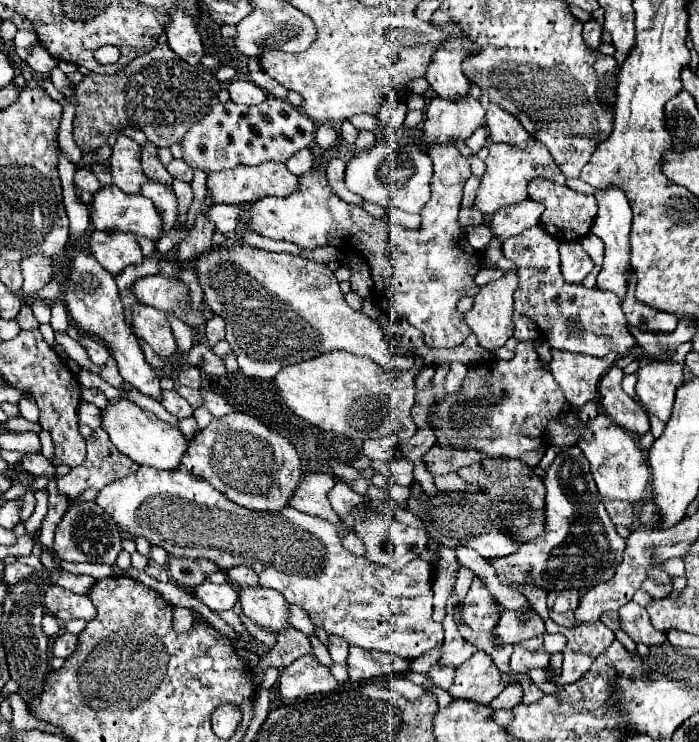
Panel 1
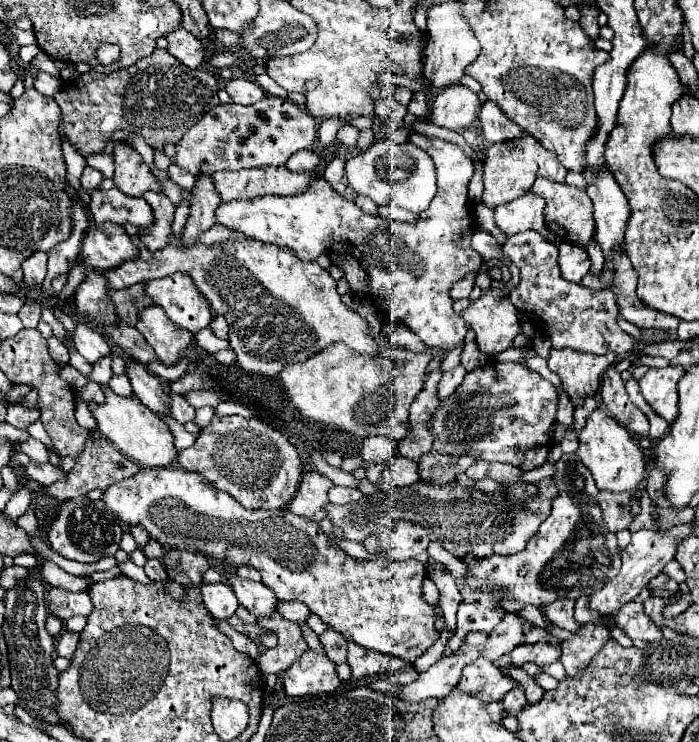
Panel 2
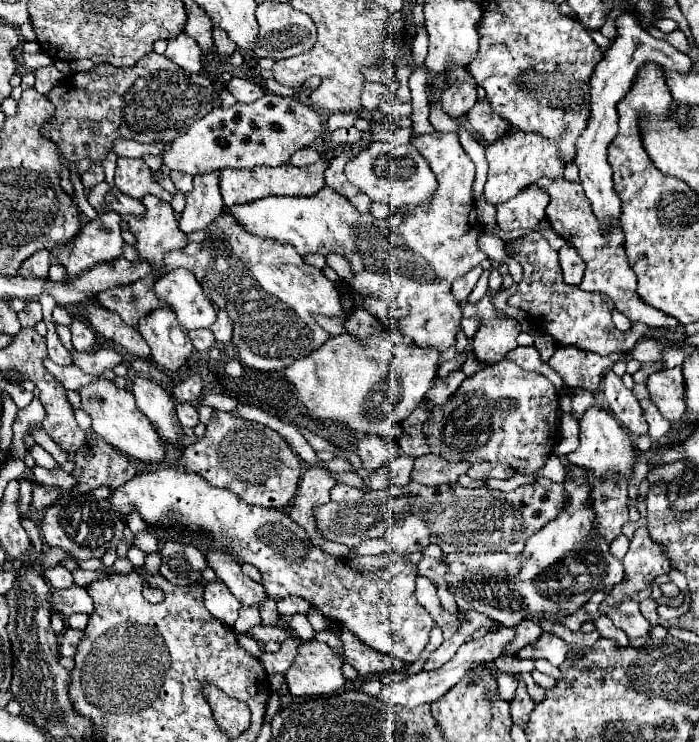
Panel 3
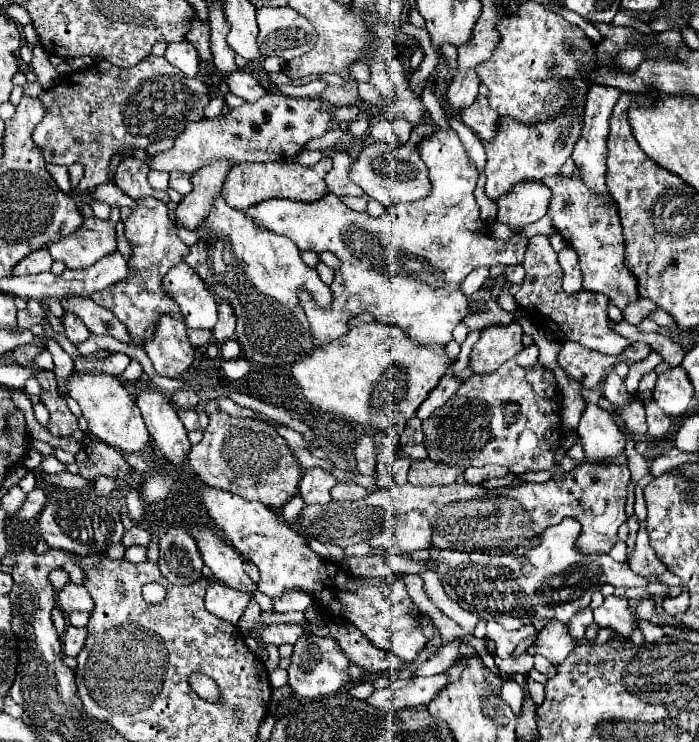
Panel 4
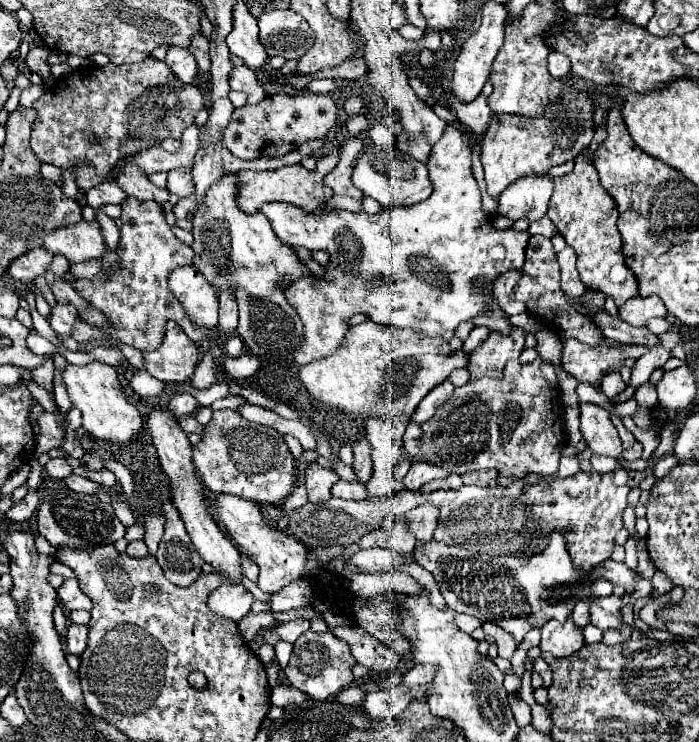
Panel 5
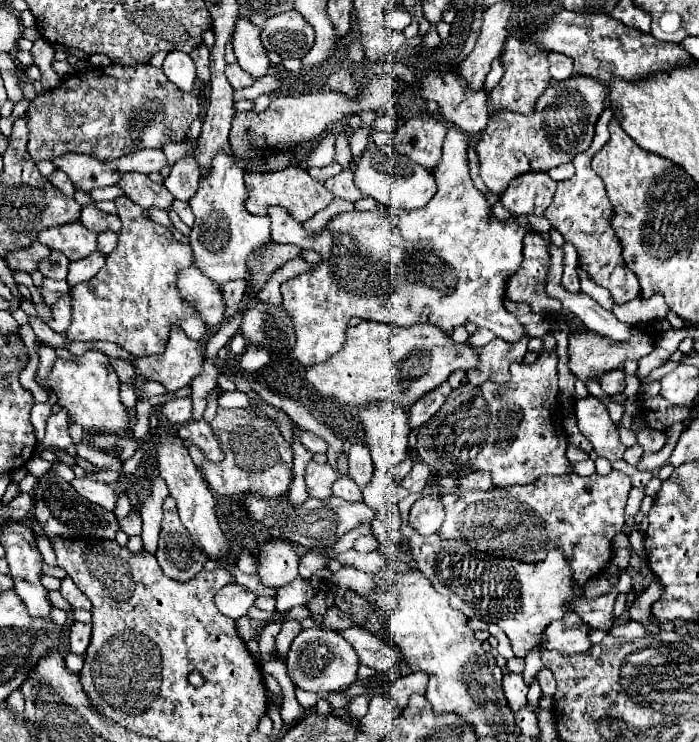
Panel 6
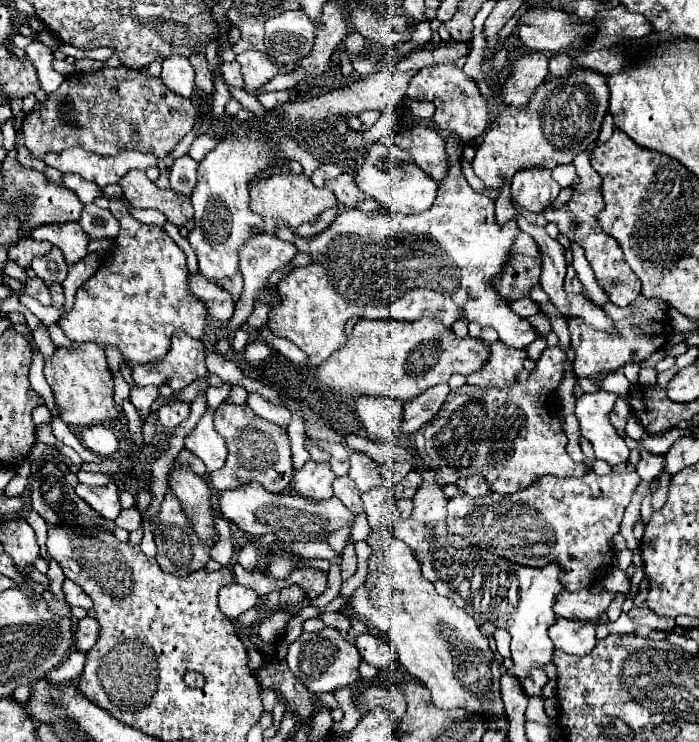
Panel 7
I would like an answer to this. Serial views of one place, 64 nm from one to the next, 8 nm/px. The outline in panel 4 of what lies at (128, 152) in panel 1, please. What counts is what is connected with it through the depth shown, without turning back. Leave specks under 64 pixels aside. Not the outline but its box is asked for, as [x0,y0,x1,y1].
[114,158,170,204]

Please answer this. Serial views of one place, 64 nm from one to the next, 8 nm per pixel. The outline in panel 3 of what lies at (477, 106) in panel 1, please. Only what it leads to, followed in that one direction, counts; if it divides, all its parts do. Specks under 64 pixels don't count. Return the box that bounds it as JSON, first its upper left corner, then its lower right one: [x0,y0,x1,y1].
[440,84,476,118]

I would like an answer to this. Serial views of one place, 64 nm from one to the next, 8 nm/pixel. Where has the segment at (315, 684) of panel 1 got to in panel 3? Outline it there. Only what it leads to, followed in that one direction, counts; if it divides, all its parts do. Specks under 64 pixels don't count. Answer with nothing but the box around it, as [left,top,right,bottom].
[286,642,346,696]

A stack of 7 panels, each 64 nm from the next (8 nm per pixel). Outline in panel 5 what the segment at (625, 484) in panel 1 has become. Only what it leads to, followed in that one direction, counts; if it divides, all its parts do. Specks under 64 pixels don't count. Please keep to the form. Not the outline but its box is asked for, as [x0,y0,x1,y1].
[580,402,622,456]

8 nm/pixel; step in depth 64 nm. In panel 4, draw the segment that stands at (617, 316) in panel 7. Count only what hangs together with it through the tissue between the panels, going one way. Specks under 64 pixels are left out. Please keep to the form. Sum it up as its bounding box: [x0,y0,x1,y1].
[624,298,656,324]

